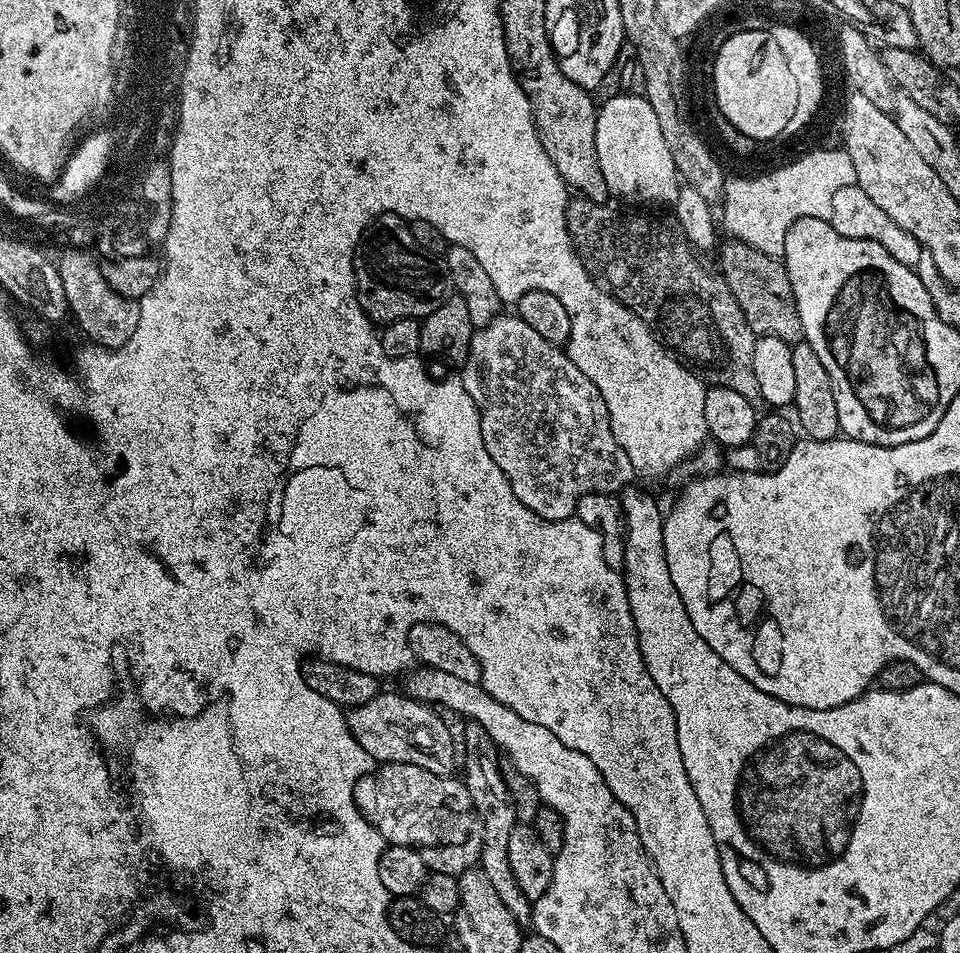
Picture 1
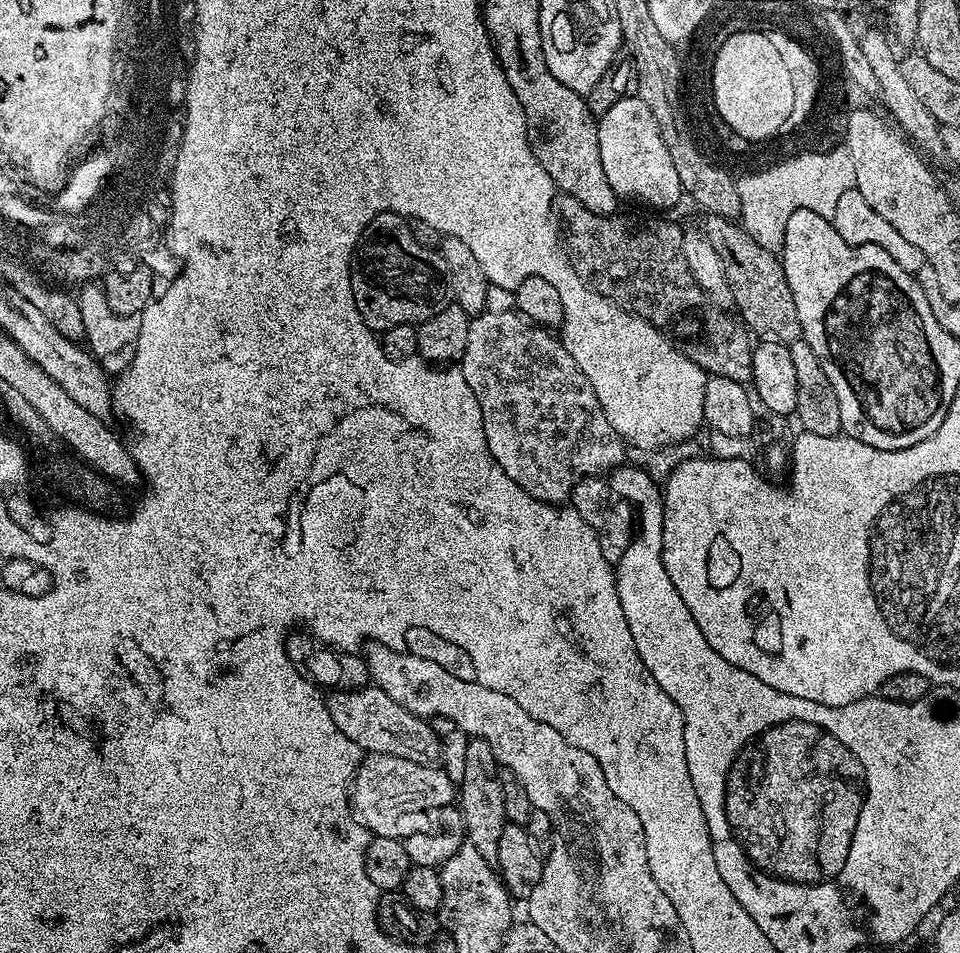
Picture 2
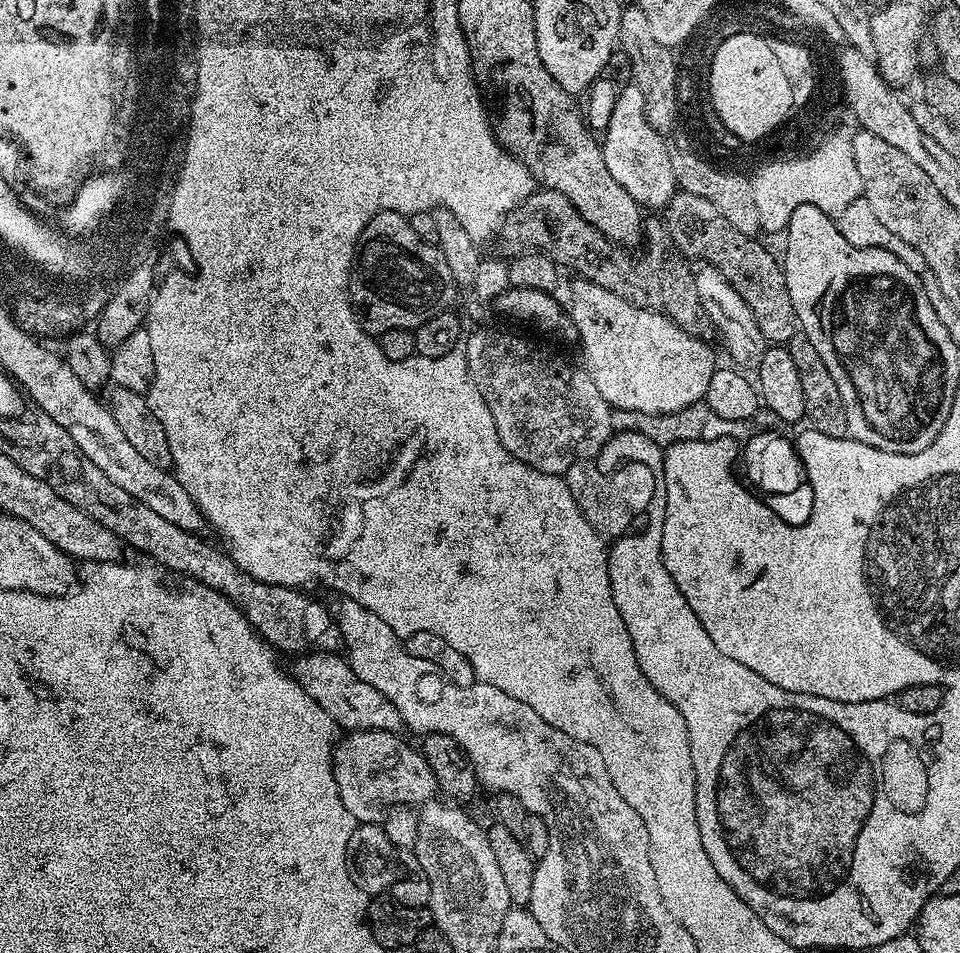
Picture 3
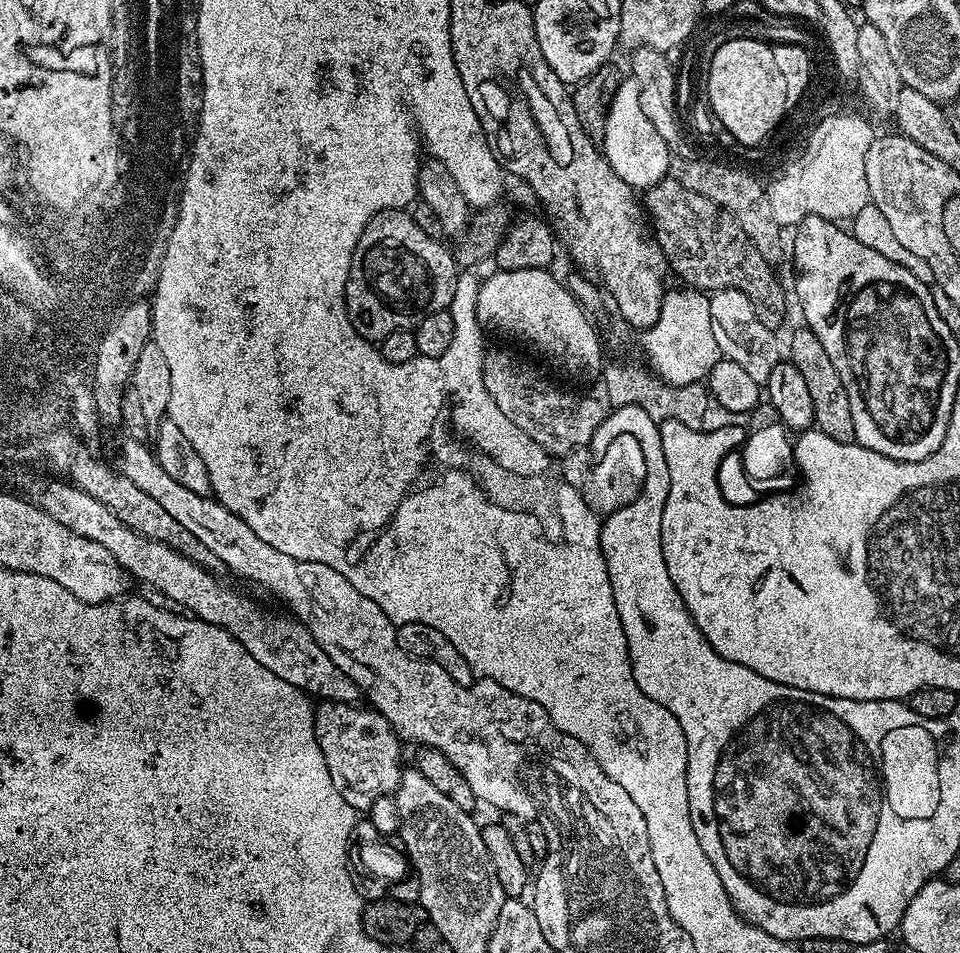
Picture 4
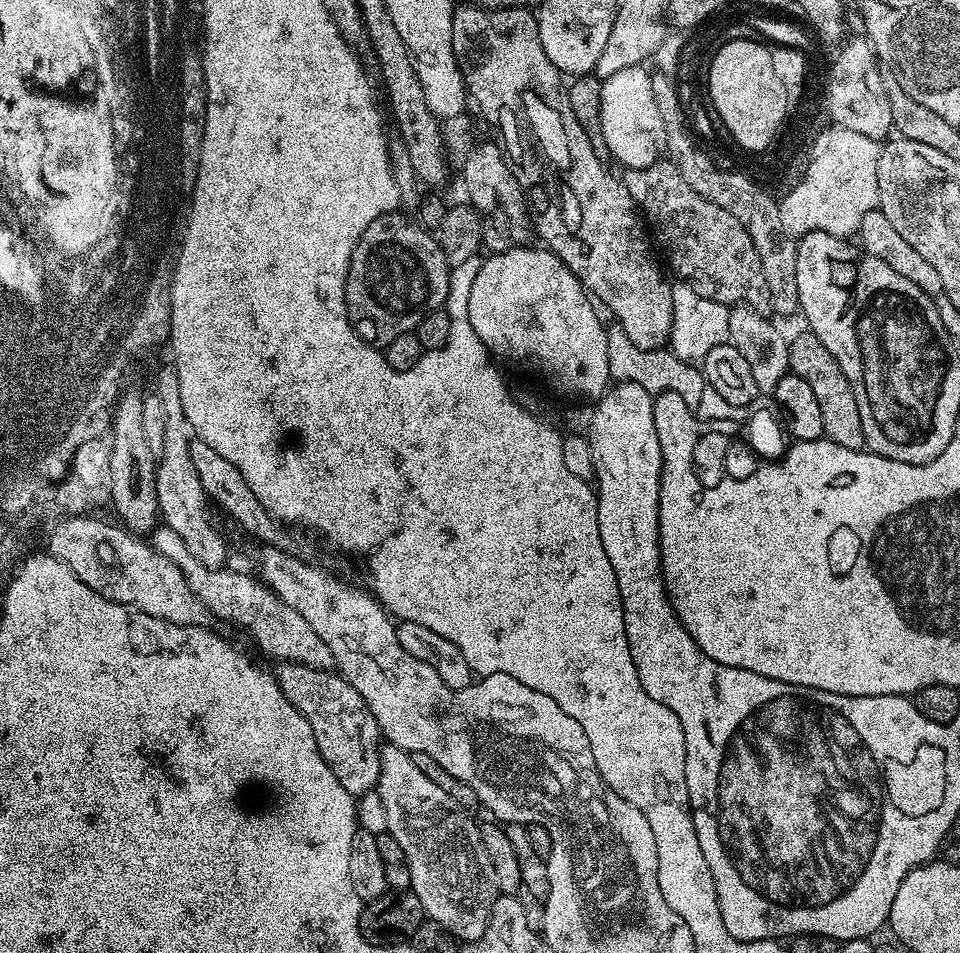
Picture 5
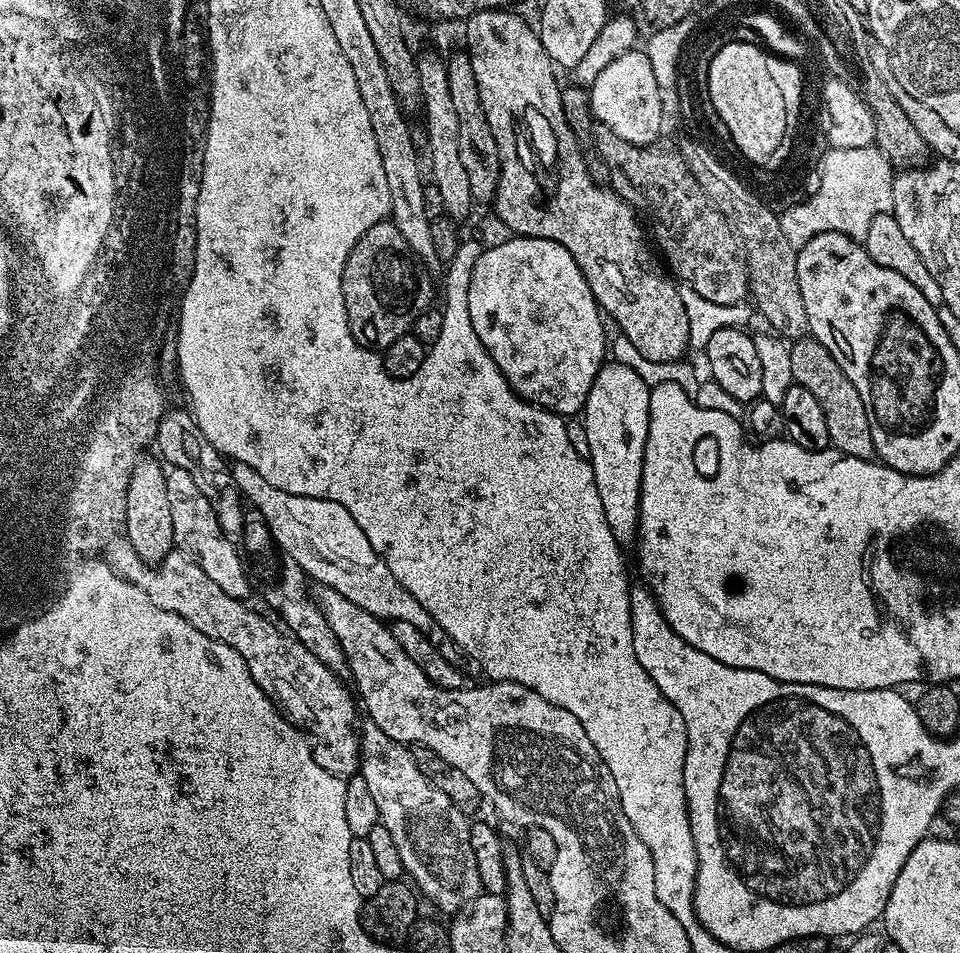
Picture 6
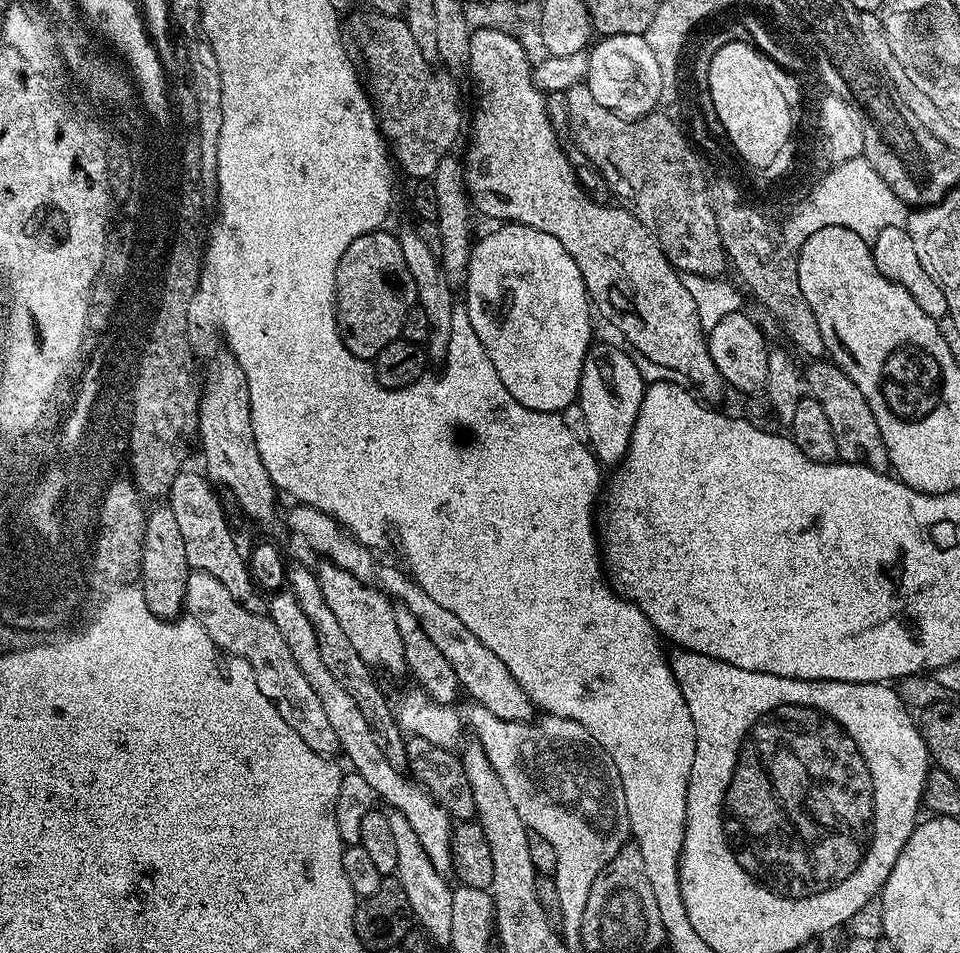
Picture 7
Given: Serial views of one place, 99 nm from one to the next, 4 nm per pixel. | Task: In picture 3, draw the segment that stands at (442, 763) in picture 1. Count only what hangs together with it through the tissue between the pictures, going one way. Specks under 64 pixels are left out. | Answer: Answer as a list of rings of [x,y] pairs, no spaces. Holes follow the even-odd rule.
[[[313,650],[307,654],[295,657],[296,669],[294,675],[298,686],[330,714],[333,724],[337,729],[348,732],[395,732],[399,733],[402,721],[398,710],[374,686],[362,682],[358,674],[349,666],[343,655],[323,650]]]

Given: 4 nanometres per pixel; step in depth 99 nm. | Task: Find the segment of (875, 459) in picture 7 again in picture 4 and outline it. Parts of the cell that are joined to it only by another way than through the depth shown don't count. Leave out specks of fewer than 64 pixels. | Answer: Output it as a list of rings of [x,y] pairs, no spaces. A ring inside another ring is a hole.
[[[800,326],[788,342],[786,340],[786,356],[794,366],[798,366],[802,379],[810,389],[810,398],[814,401],[815,431],[826,434],[826,438],[834,438],[834,442],[856,443],[854,414],[850,414],[850,394],[846,394],[846,386],[842,386],[842,378],[838,378],[838,370],[834,370],[830,354],[826,354],[822,342],[818,342],[818,334],[811,332],[807,326]]]

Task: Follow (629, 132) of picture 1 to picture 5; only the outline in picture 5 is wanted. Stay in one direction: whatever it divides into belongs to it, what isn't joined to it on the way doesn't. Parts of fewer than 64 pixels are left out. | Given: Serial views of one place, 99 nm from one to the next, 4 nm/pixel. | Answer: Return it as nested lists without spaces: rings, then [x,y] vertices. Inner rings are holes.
[[[635,64],[618,74],[610,74],[602,86],[602,134],[606,138],[608,155],[624,164],[625,169],[645,168],[665,155],[668,140],[666,117],[658,110],[652,89],[653,73]]]

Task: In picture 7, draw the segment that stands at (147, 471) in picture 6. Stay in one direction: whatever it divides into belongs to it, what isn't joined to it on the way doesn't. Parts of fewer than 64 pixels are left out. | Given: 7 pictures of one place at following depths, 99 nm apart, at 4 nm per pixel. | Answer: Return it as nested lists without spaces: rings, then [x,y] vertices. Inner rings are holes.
[[[171,506],[160,507],[153,507],[145,522],[140,566],[142,577],[144,576],[142,591],[146,606],[150,606],[155,616],[161,616],[164,620],[175,620],[185,611],[186,582],[190,569],[186,558],[186,542],[182,542],[182,533],[174,519],[174,510]]]

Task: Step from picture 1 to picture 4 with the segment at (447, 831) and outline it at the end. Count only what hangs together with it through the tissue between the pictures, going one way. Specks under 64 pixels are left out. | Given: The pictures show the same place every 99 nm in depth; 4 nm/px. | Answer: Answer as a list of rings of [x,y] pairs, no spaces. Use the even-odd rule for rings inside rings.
[[[325,700],[315,705],[316,713],[316,741],[322,750],[324,767],[330,770],[330,778],[334,778],[334,790],[350,802],[350,806],[357,810],[367,810],[374,806],[374,802],[383,796],[390,796],[400,786],[402,765],[400,766],[400,747],[402,741],[396,731],[382,718],[382,714],[371,706],[360,708],[359,703],[343,704],[333,700]]]

